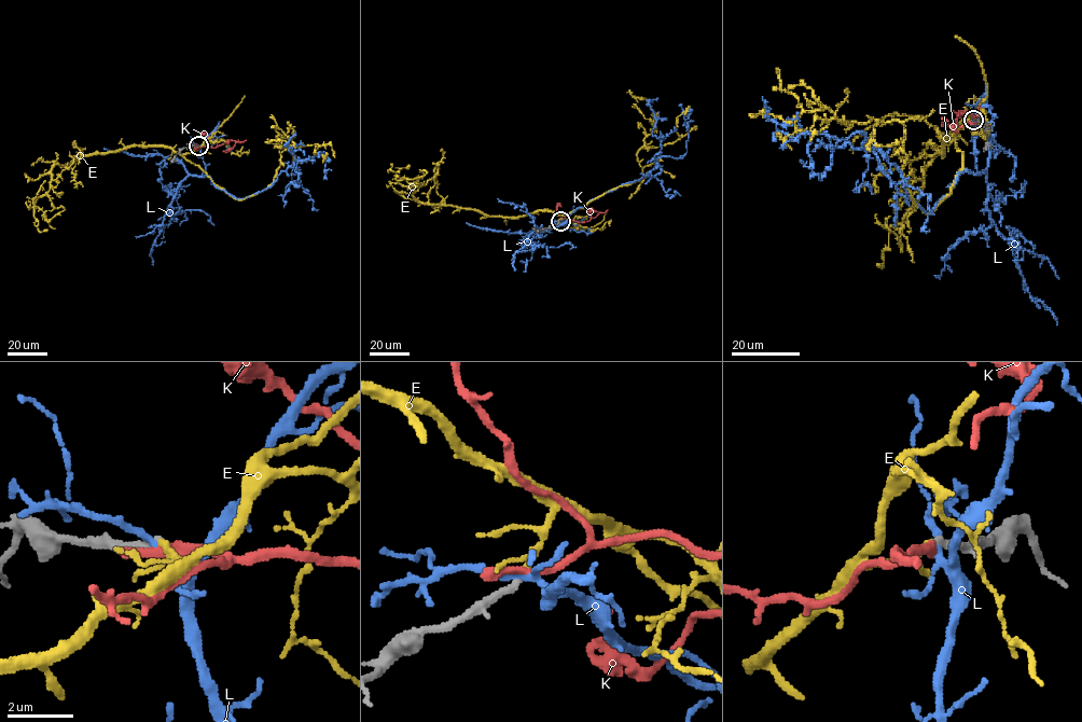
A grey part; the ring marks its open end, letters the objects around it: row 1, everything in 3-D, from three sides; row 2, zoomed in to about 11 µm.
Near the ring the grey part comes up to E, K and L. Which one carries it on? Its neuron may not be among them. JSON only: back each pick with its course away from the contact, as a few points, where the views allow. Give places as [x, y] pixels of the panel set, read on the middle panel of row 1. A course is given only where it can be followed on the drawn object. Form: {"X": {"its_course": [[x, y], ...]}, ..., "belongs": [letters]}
{"E": {"its_course": [[560, 221], [543, 210], [567, 216], [643, 181], [637, 152], [673, 143], [676, 117], [684, 115]]}, "belongs": ["E"]}

